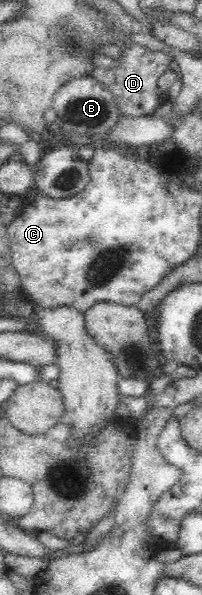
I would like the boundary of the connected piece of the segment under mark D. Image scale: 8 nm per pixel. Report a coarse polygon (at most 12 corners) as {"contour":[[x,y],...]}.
{"contour":[[132,44],[117,67],[90,75],[120,113],[152,115],[167,101],[157,79],[171,56]]}

